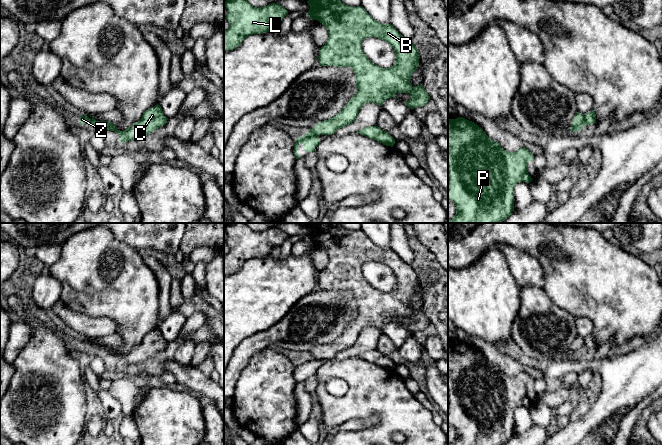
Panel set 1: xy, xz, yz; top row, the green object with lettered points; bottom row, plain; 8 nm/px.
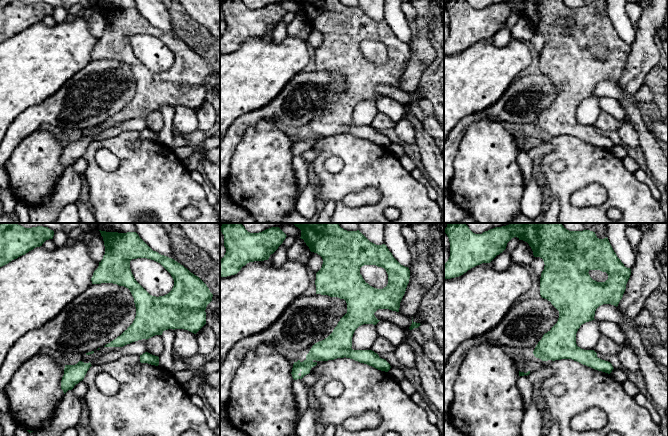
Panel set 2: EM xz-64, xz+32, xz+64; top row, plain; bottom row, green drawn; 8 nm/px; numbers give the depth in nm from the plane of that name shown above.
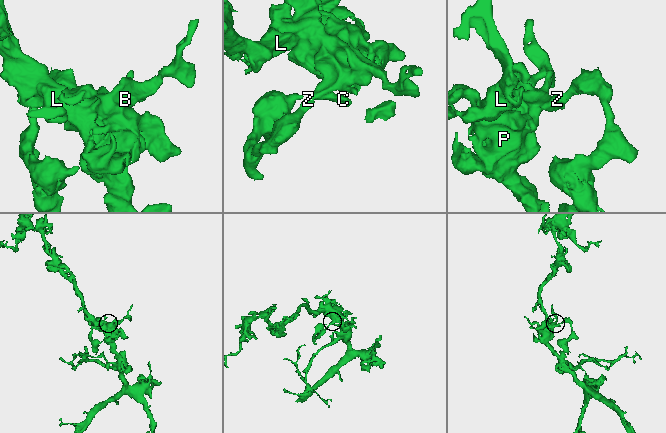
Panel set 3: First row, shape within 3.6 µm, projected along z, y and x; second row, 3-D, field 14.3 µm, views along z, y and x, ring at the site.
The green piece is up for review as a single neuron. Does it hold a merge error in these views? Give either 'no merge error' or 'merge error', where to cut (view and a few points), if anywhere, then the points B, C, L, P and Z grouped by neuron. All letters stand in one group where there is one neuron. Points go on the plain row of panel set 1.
merge error; cut in xz along (307, 356), (317, 360); B C L P / Z

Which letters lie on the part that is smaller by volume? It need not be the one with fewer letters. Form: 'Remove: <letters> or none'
Remove: Z

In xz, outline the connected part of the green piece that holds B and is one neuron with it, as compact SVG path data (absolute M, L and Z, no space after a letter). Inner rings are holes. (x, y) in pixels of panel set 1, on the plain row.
M309 223L307 236L311 244L322 247L328 255L329 262L324 270L319 272L318 284L321 290L350 291L356 300L356 318L351 321L346 330L334 341L317 347L307 357L312 359L332 359L338 353L355 345L359 334L366 327L382 330L386 323L395 321L396 317L409 317L411 322L404 326L411 333L422 331L430 324L428 316L422 308L413 311L410 307L412 297L419 289L419 277L412 265L405 263L391 248L382 248L374 244L362 231L345 229L340 223ZM366 262L378 262L388 266L395 278L396 285L389 292L381 292L371 286L362 274L362 266Z

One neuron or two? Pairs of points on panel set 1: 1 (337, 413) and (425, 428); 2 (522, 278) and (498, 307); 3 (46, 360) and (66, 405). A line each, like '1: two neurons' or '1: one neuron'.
1: one neuron
2: two neurons
3: one neuron

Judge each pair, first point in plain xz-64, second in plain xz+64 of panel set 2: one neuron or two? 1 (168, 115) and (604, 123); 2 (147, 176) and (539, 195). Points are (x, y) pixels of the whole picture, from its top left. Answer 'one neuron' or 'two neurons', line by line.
1: two neurons
2: two neurons

